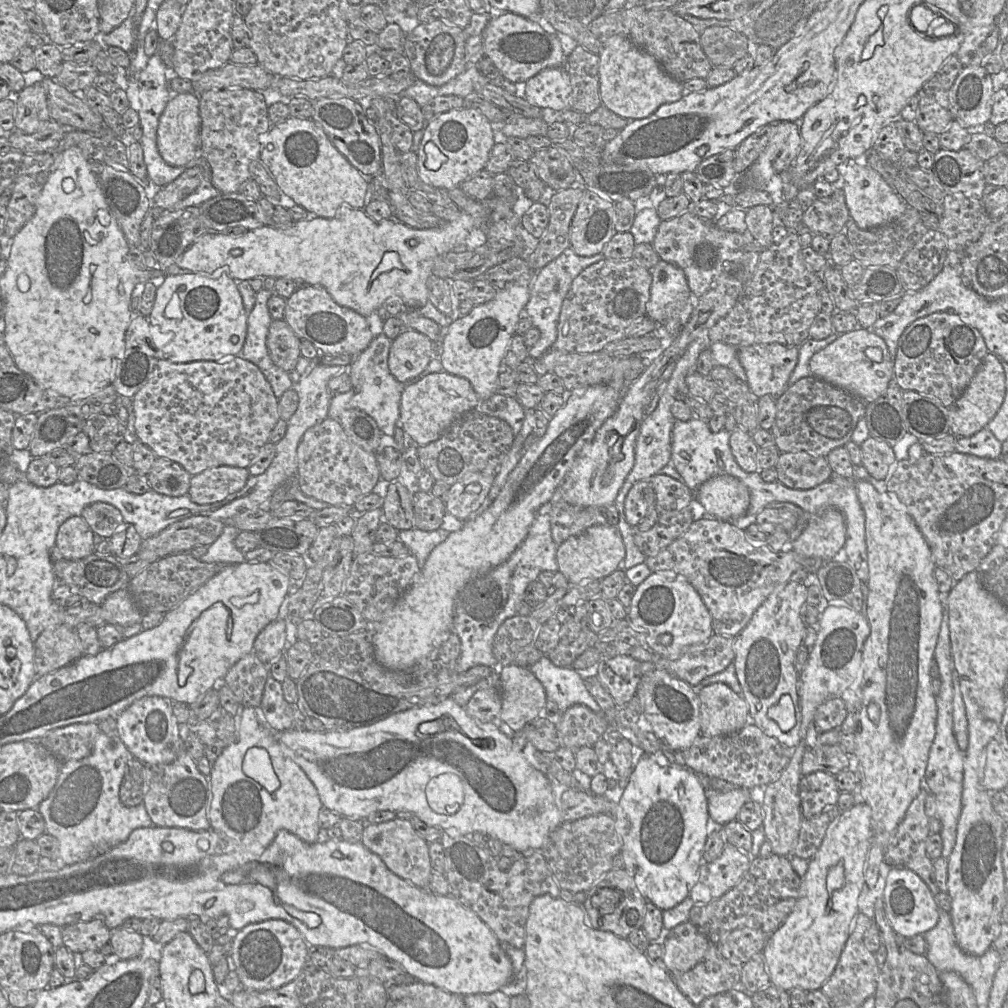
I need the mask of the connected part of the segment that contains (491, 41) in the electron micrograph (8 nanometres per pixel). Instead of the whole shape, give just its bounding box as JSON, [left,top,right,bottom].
[483,13,566,83]

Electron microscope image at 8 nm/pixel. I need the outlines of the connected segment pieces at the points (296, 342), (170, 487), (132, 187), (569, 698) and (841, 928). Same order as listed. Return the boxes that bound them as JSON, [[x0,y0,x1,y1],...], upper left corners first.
[[266,319,301,373],[147,457,192,497],[90,162,162,247],[529,656,603,714],[762,803,871,992]]

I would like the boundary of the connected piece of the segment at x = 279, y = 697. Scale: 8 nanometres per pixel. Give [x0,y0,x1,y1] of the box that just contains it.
[259,676,297,732]

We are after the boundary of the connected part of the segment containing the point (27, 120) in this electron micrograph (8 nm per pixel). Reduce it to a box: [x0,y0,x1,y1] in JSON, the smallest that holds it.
[13,82,51,134]

